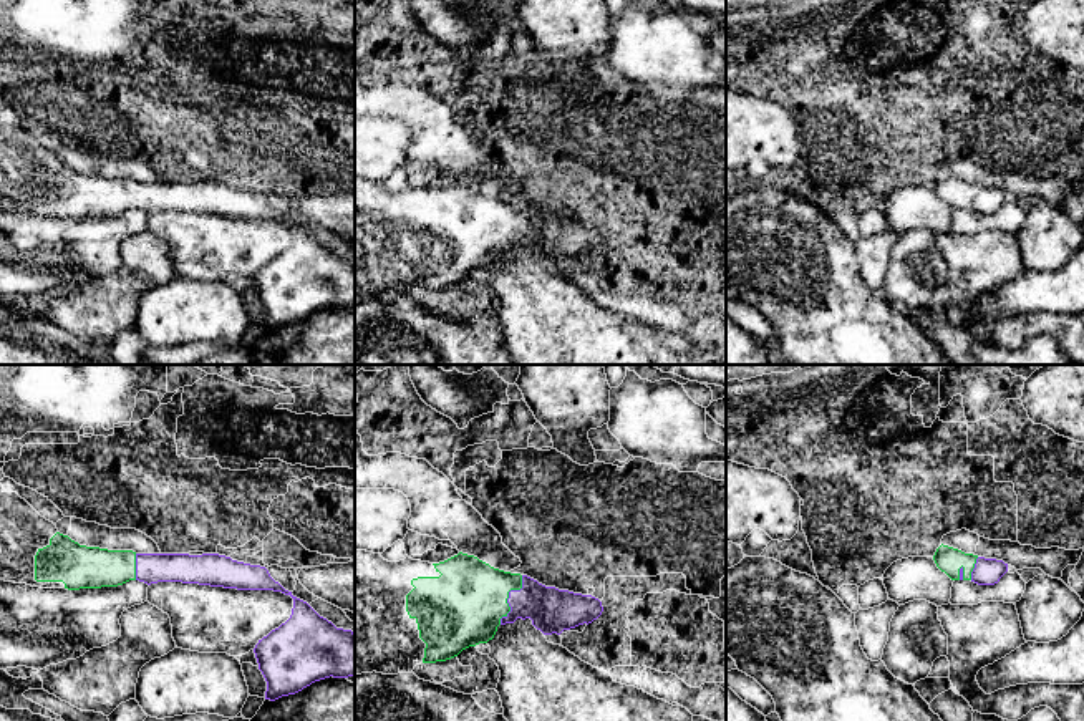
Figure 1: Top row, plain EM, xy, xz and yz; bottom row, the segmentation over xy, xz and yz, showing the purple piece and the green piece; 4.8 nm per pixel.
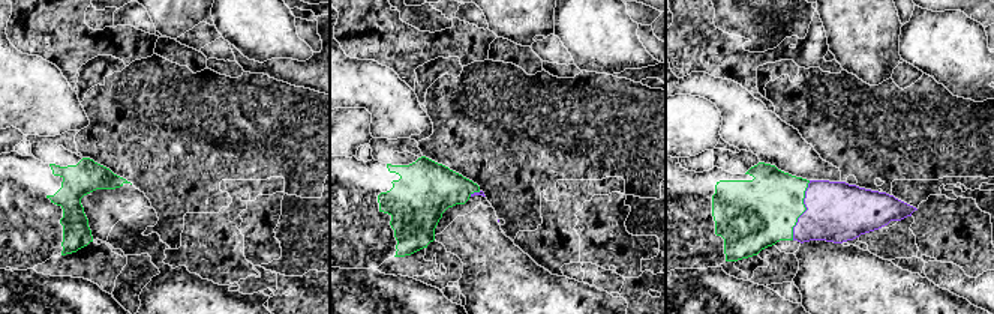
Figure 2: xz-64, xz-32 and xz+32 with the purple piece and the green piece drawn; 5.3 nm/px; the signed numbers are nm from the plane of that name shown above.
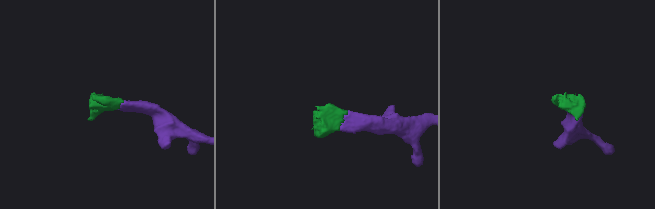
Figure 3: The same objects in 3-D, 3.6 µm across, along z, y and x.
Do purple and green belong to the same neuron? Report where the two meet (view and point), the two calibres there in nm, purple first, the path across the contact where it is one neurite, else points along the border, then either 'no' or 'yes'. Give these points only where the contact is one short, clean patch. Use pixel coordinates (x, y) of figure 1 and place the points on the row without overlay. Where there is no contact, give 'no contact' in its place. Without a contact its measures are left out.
xz (509, 226) | 220/380 nm | across xz (552, 239), (524, 226), (509, 226), (479, 226), (463, 236) | yes

